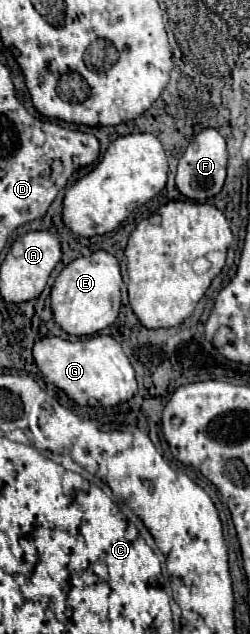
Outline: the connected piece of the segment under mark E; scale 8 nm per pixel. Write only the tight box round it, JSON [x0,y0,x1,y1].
[52,251,120,335]

